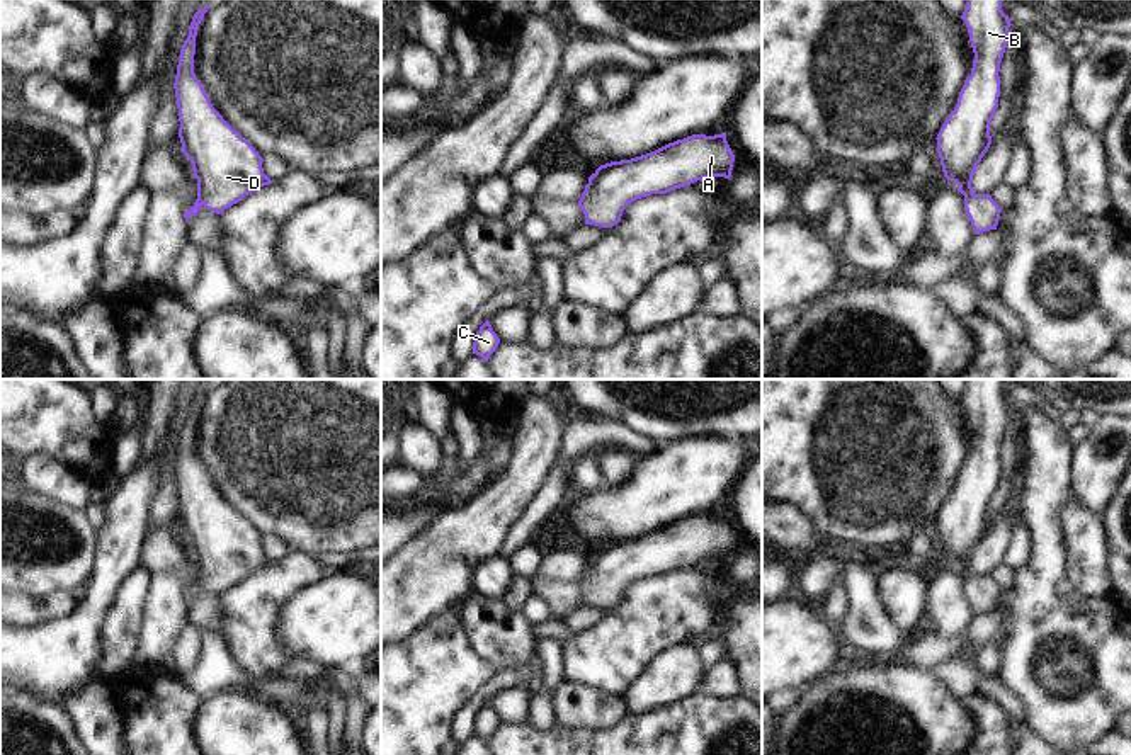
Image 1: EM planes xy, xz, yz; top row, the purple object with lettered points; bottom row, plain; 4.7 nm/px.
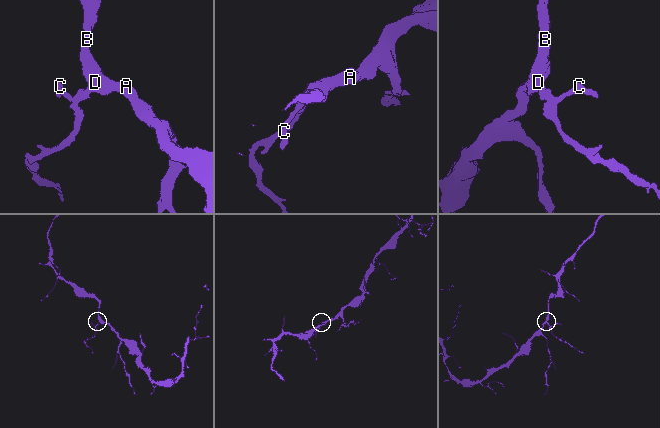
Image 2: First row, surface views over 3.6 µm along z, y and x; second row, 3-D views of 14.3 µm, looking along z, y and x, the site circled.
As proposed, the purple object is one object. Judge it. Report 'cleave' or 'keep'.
keep

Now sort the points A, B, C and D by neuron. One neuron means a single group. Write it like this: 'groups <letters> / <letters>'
groups A B C D

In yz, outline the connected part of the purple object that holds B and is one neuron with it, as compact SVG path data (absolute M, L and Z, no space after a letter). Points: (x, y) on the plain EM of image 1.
M968 379L961 400L975 434L973 449L935 519L944 558L959 566L975 616L997 610L1002 593L990 575L975 575L971 568L976 548L992 525L990 503L1000 478L998 451L1012 406L1002 383Z

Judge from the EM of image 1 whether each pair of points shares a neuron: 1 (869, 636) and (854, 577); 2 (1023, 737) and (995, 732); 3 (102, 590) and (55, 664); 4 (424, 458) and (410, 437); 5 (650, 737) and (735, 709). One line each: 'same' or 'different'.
1: same
2: different
3: same
4: same
5: same

